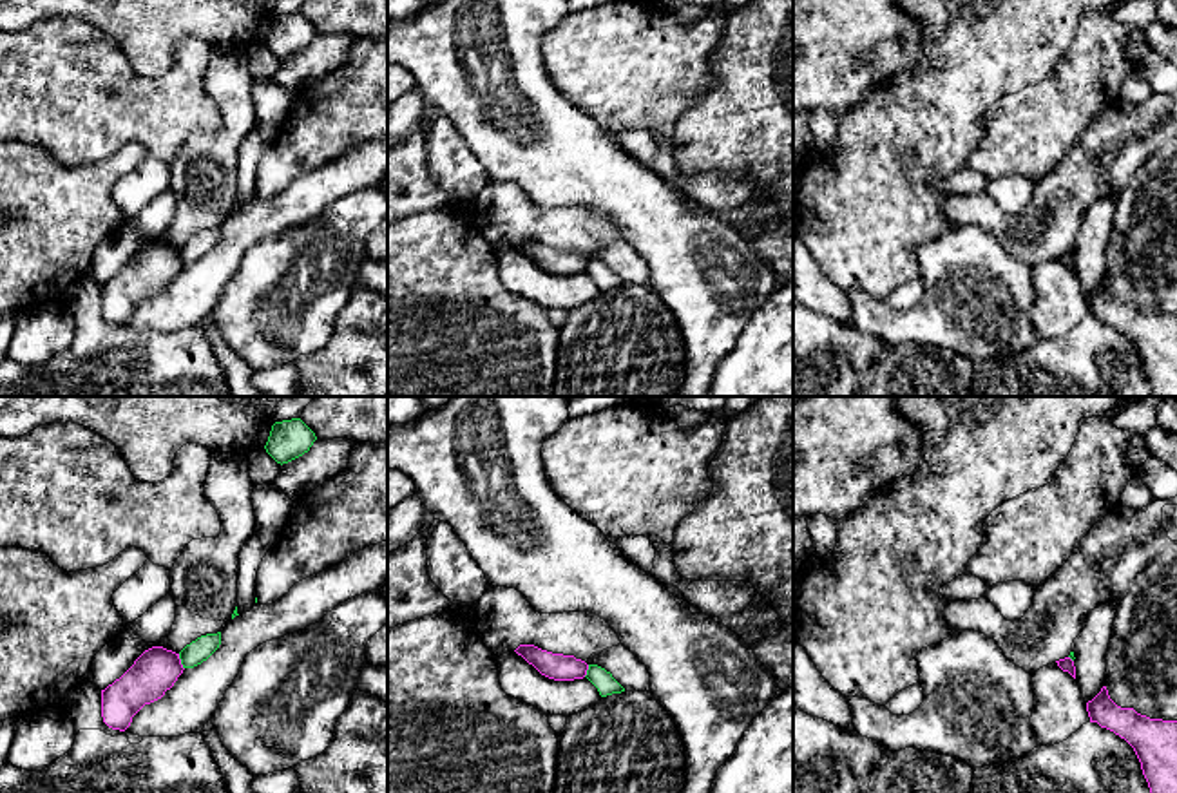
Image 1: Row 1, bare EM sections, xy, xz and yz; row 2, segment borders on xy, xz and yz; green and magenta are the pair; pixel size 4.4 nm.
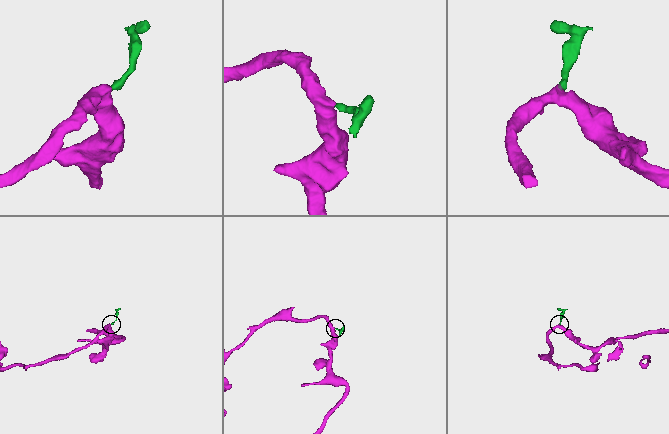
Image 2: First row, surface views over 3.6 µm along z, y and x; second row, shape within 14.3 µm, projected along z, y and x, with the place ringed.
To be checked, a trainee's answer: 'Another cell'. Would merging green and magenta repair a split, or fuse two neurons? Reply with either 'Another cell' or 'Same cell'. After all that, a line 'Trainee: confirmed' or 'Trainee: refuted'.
Another cell
Trainee: confirmed

